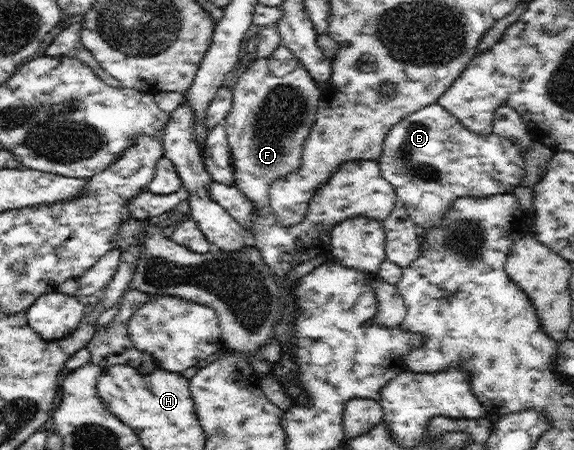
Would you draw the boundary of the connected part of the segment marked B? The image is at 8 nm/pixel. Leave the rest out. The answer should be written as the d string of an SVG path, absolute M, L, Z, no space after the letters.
M438 103L424 107L417 113L399 121L386 135L383 153L376 161L380 173L396 192L397 199L403 201L406 213L414 225L420 229L419 243L426 241L426 235L453 209L454 201L460 197L488 197L510 194L515 187L524 183L525 155L520 154L517 144L494 133L478 136L466 129Z

